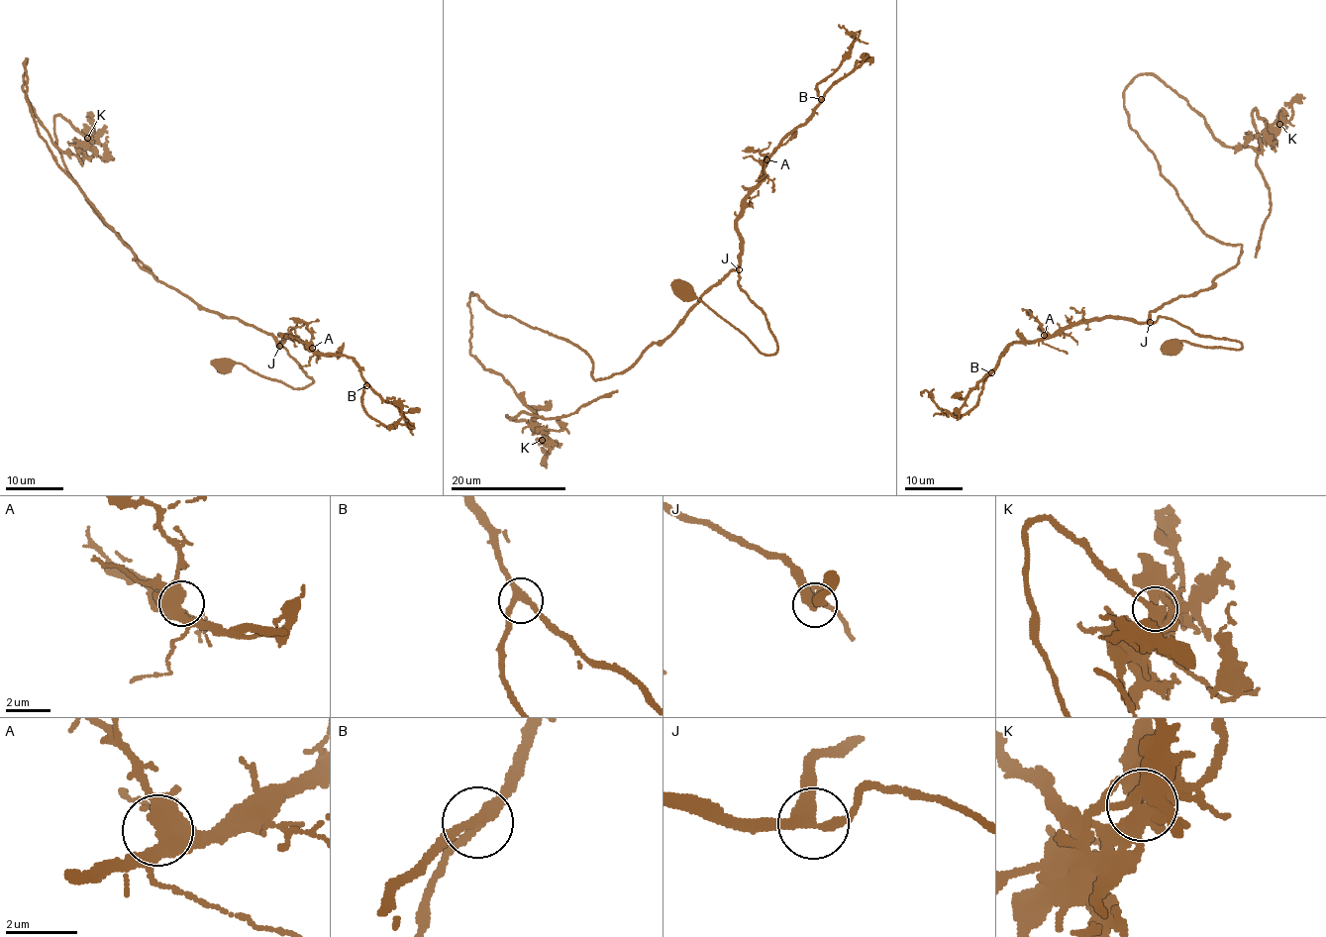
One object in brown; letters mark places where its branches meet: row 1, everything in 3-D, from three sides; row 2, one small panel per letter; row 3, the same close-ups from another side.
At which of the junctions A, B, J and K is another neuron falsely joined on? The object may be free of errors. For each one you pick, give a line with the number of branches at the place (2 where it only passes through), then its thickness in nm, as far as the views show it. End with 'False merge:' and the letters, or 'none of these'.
K: 3 branches meet; 300 nm thick
False merge: K

